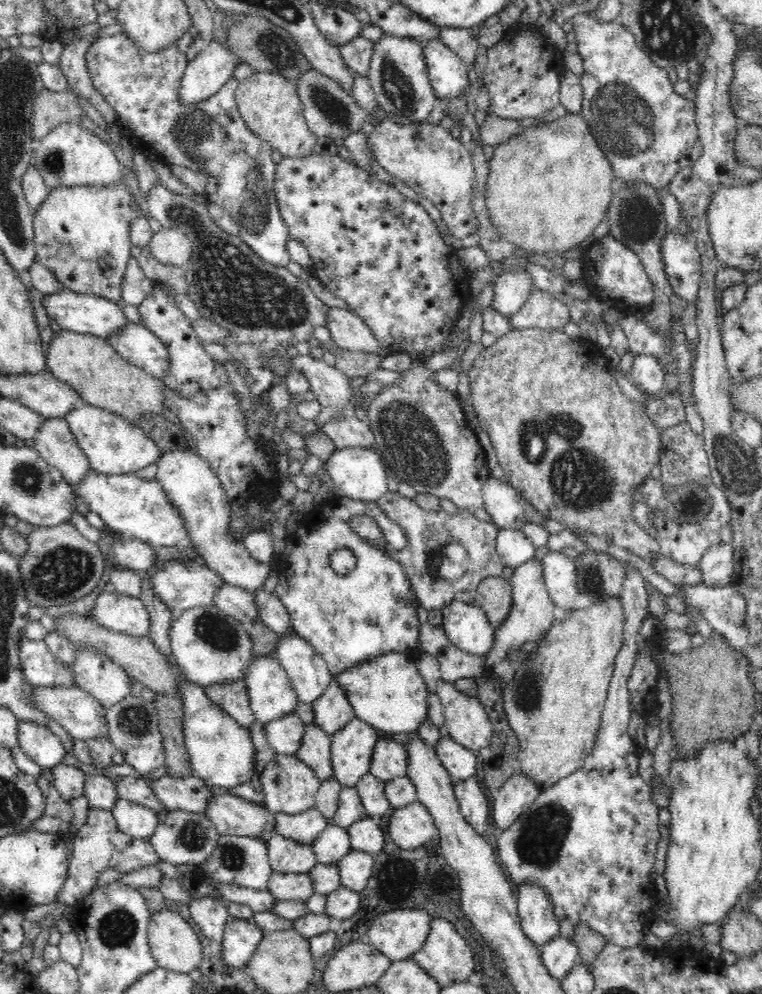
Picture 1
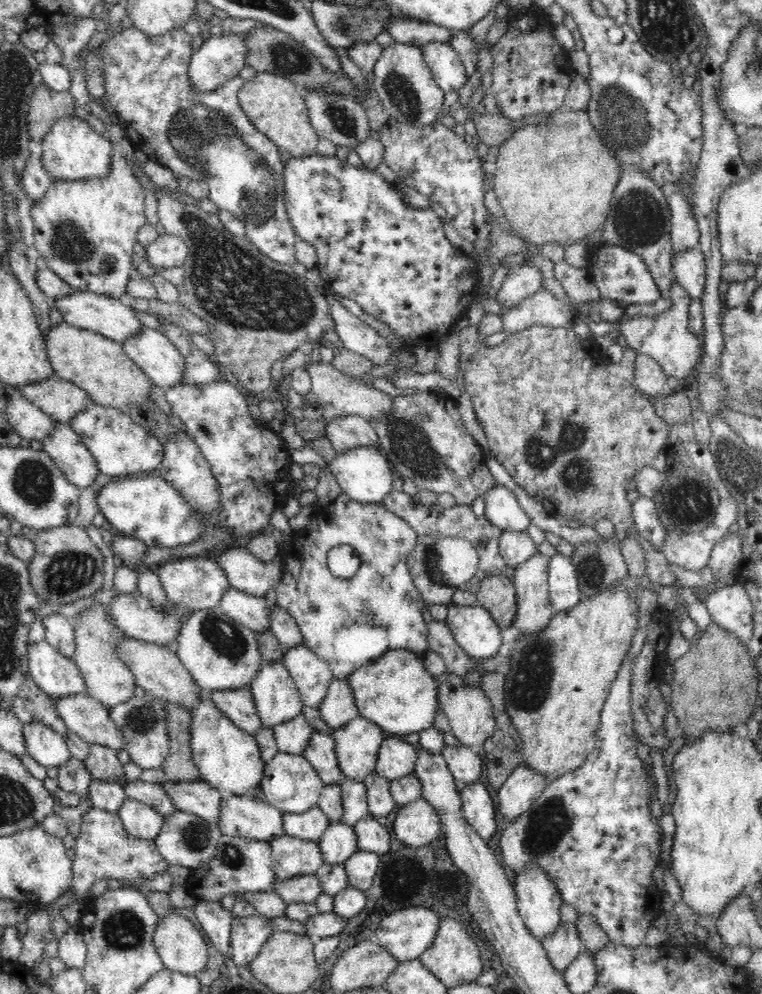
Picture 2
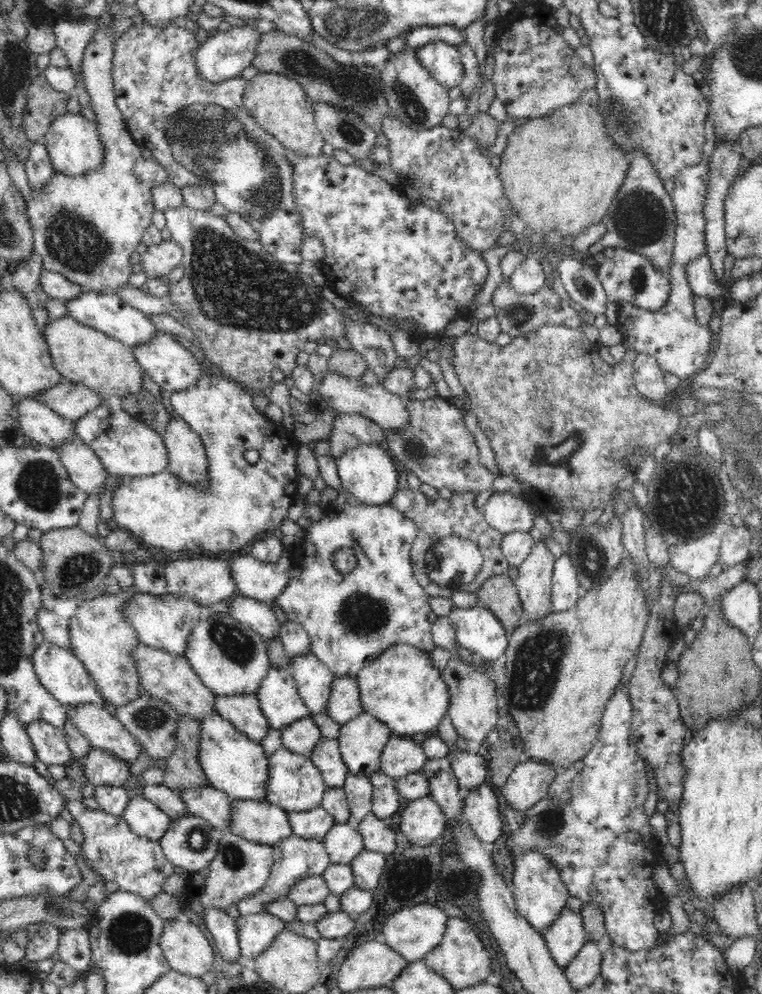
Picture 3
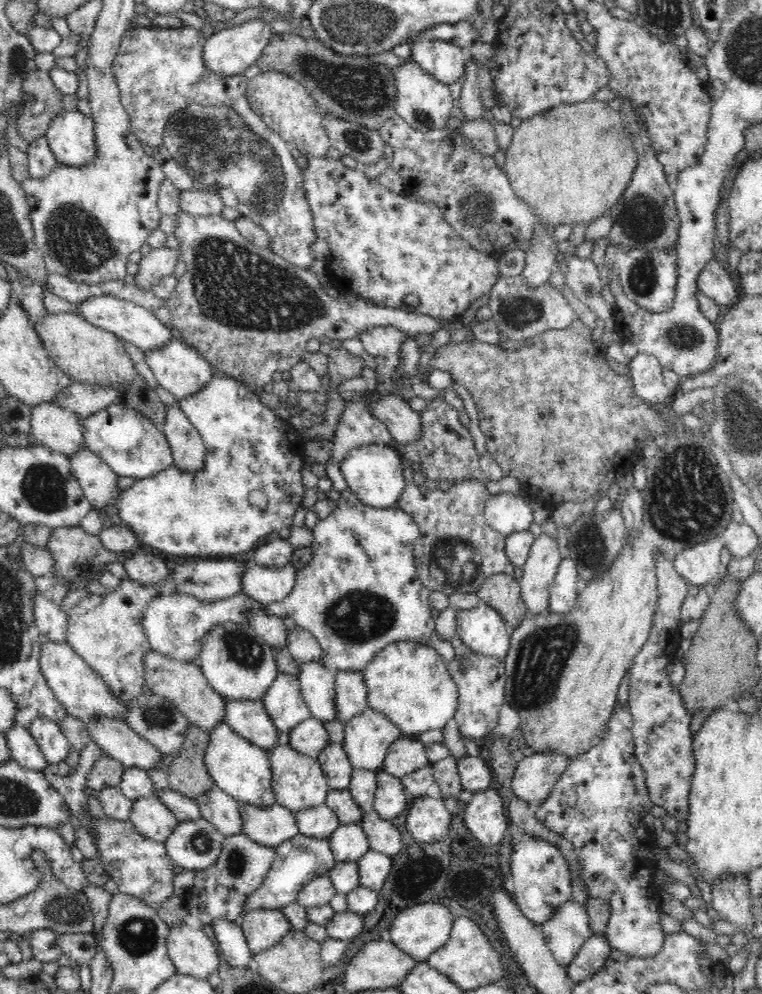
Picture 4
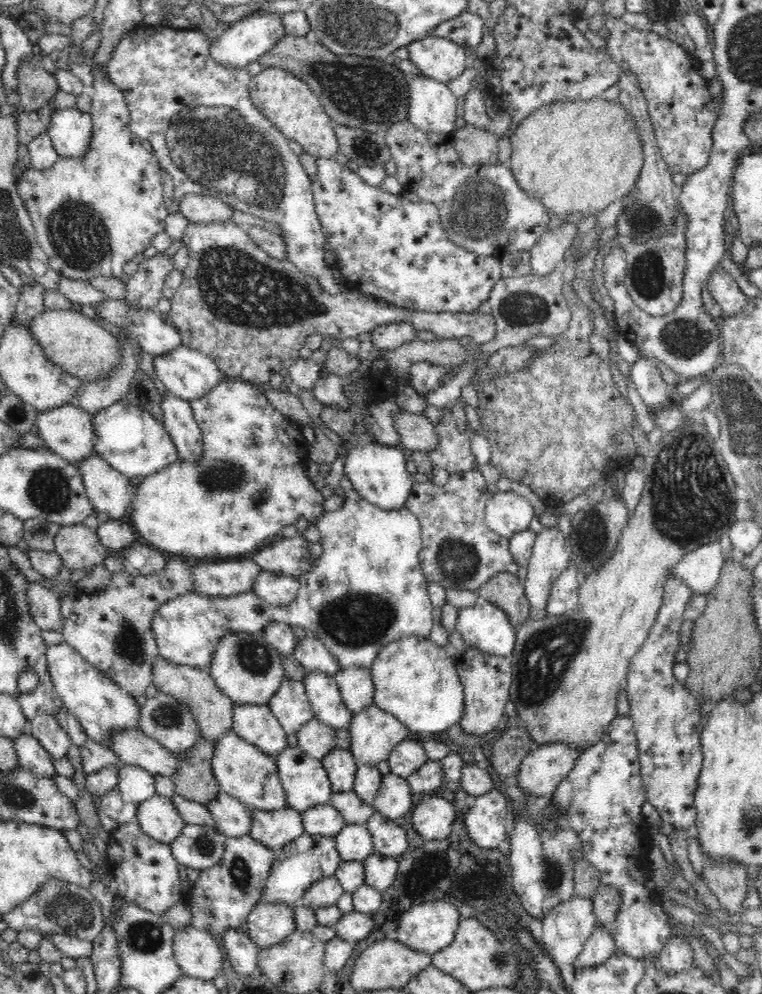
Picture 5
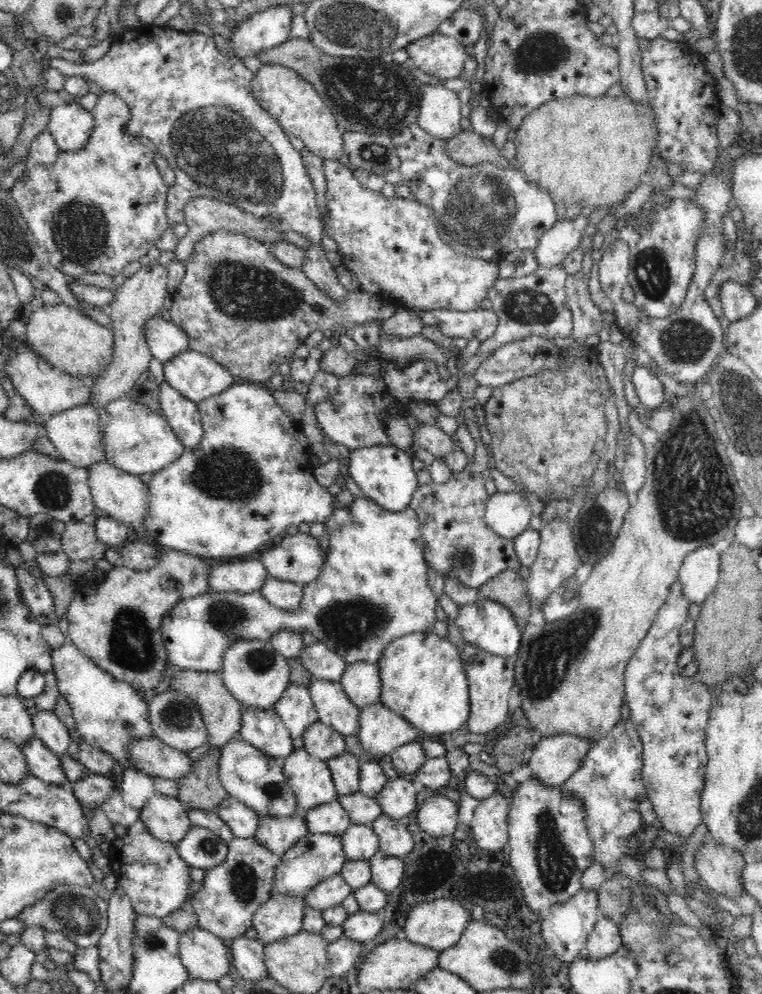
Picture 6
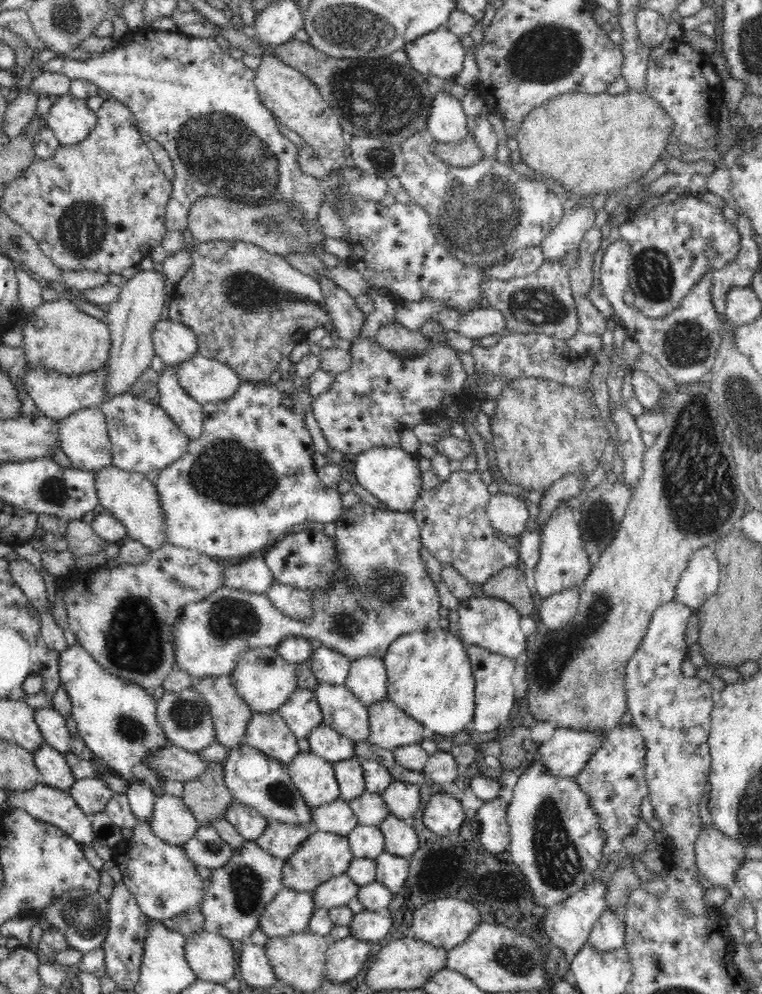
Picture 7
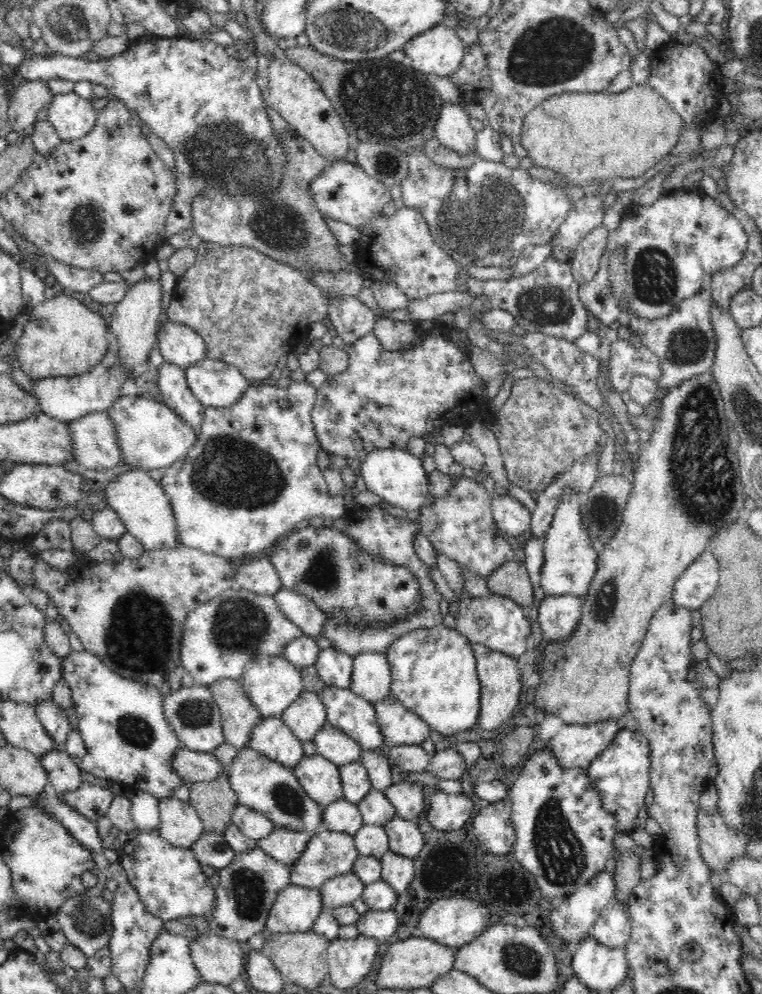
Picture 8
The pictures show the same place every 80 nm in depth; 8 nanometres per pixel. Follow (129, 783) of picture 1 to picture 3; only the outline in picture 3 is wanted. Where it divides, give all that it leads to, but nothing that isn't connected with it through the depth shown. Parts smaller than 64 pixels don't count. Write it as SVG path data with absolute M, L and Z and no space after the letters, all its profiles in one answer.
M148 784L141 788L141 796L155 804L164 814L172 819L180 818L189 813L179 793L165 784Z

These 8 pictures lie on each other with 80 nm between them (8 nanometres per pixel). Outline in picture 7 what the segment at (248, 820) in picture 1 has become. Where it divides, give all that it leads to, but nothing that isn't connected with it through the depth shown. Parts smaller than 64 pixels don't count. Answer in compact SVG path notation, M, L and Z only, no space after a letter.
M268 820L264 832L255 840L260 848L272 856L286 860L304 842L311 828L298 823Z

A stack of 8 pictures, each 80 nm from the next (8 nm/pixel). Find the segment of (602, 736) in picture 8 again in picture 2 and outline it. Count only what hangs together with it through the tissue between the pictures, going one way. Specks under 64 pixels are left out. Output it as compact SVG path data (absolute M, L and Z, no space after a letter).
M527 766L516 767L497 789L500 800L498 814L504 818L519 817L544 792L547 784L548 780L543 774Z

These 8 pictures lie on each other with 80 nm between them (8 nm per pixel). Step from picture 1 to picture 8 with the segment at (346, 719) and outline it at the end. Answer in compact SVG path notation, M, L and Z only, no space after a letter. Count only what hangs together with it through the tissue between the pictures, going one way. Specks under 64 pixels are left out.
M365 651L354 657L349 689L368 702L375 703L390 696L392 675L388 656Z

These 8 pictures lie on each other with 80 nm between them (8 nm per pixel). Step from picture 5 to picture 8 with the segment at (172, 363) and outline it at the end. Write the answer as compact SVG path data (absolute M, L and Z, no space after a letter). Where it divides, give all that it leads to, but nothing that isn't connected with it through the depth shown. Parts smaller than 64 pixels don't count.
M208 357L185 369L190 391L205 407L232 406L253 382L235 366Z

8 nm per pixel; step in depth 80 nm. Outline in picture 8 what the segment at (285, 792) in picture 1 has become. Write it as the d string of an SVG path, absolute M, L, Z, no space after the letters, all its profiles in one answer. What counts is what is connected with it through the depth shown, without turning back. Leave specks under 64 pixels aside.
M318 754L304 755L292 769L309 798L325 806L343 798L339 766Z

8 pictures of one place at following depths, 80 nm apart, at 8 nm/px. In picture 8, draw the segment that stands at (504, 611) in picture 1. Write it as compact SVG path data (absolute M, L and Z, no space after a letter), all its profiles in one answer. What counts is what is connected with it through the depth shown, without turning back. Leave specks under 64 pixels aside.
M515 559L492 570L487 584L491 593L511 599L518 606L522 606L526 617L530 616L534 603L534 588L523 563Z

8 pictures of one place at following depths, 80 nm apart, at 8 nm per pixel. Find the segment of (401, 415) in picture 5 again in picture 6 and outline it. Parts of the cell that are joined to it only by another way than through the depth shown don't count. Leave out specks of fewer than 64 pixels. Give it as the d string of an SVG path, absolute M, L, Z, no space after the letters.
M419 422L418 426L411 428L413 446L426 448L435 457L445 457L453 453L455 442L451 436L444 433L437 424L431 425Z

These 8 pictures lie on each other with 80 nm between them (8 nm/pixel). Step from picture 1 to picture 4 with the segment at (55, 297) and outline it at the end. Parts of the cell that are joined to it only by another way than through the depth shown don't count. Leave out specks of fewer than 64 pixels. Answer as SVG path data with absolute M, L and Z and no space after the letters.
M94 295L83 300L78 304L77 308L78 315L84 320L87 320L94 326L114 333L119 339L123 338L126 342L138 346L143 351L160 348L177 335L172 327L166 327L166 325L160 323L160 320L154 315L154 311L146 310L135 302L122 300L112 295Z

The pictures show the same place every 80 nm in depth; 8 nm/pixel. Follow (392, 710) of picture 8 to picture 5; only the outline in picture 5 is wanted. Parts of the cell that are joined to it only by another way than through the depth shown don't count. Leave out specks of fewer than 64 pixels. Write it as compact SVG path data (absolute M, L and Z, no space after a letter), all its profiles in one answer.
M374 702L354 715L347 732L354 760L368 765L387 760L392 749L410 734L393 714L384 712Z

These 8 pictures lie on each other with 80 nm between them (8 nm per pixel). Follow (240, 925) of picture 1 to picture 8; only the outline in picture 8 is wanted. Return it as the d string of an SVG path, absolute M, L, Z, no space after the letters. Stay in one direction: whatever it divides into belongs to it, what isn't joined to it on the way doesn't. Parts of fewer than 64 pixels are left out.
M285 886L270 908L267 933L296 933L310 931L314 921L324 910L318 888Z

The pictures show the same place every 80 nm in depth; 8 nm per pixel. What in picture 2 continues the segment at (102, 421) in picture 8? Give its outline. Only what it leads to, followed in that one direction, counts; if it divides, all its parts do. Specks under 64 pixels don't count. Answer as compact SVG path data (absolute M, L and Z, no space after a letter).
M15 394L5 408L9 425L21 436L42 442L51 432L56 420L50 418L27 398Z

